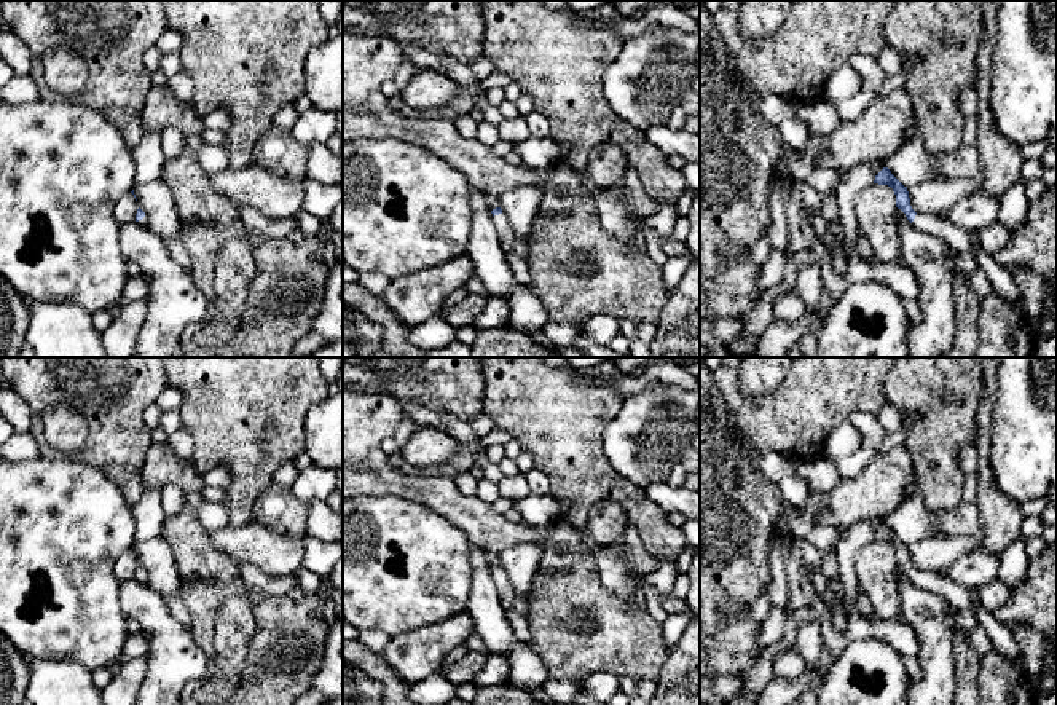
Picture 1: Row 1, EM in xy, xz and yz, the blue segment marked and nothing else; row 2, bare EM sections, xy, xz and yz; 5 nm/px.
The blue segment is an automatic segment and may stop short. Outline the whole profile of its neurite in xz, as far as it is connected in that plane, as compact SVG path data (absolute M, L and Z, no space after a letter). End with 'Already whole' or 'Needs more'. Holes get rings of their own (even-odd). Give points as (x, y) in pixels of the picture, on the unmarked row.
M501 565L491 568L493 579L499 592L501 605L505 612L517 608L517 597L512 590L507 574L502 571Z. Needs more

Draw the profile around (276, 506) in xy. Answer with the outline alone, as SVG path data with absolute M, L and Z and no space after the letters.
M271 485L260 493L253 504L252 517L253 522L292 538L308 534L306 502L297 499L290 488L285 486Z

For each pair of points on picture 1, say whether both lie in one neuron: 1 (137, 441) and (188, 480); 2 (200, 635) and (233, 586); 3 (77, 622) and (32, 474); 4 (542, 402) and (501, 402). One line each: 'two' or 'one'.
1: two
2: one
3: one
4: one

